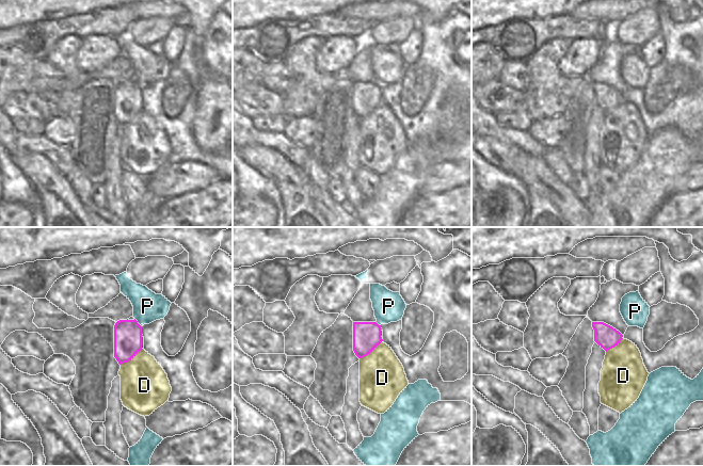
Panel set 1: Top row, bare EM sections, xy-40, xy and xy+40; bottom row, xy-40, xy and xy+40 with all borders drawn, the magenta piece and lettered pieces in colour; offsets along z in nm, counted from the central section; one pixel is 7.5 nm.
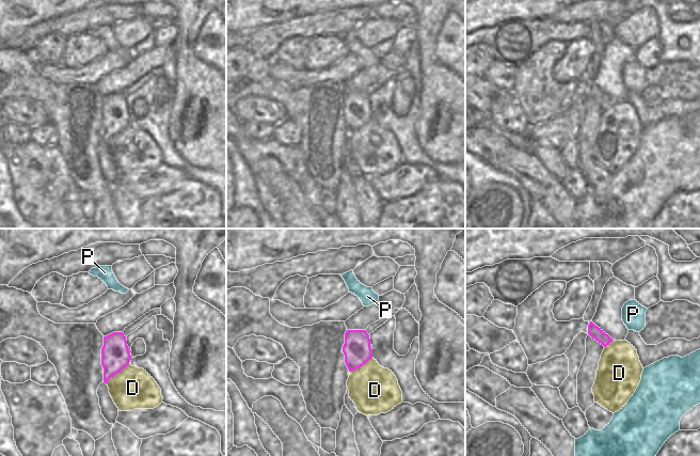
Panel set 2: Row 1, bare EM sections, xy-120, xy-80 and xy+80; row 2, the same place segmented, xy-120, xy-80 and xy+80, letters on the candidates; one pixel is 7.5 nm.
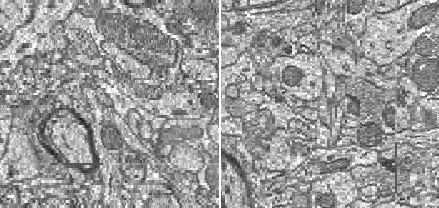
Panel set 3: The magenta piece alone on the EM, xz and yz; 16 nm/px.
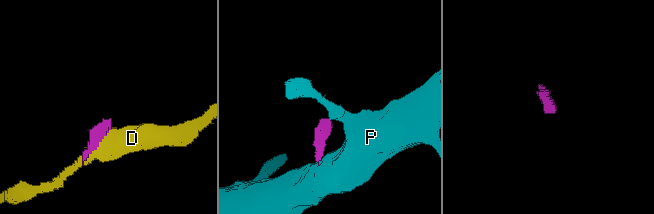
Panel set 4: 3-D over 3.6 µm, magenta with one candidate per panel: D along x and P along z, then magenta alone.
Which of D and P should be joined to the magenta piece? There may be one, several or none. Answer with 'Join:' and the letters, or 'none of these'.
Join: none of these

